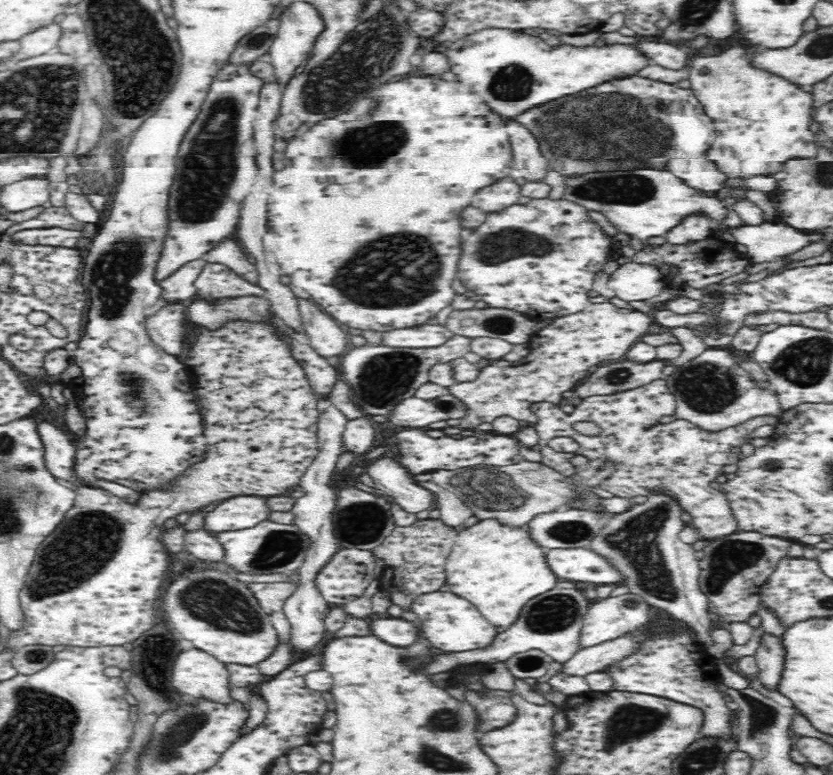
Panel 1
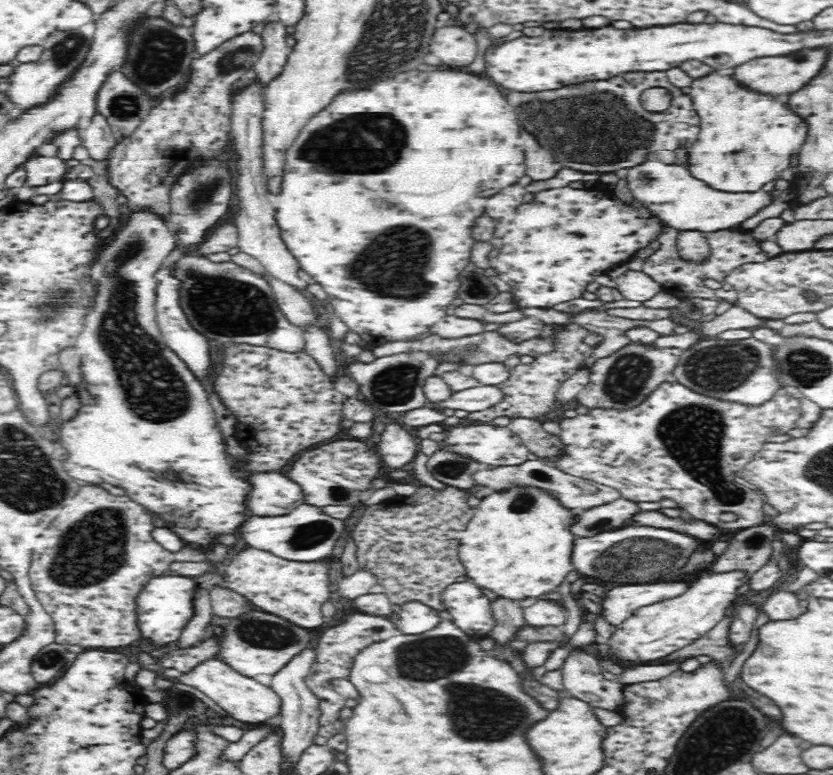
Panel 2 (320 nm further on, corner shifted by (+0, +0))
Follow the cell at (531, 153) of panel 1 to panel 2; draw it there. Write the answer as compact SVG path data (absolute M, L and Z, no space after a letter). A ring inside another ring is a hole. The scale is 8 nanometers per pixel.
M520 130L520 140L524 156L526 156L526 176L530 176L532 180L544 180L544 178L552 178L562 166L558 162L554 162L552 154L544 148L540 148L534 140L534 136L530 136L526 130Z

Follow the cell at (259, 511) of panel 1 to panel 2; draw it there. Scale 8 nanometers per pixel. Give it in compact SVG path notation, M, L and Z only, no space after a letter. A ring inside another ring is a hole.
M258 472L260 476L250 476L252 486L246 496L246 510L252 516L286 516L294 508L305 504L301 486L294 484L286 474Z

